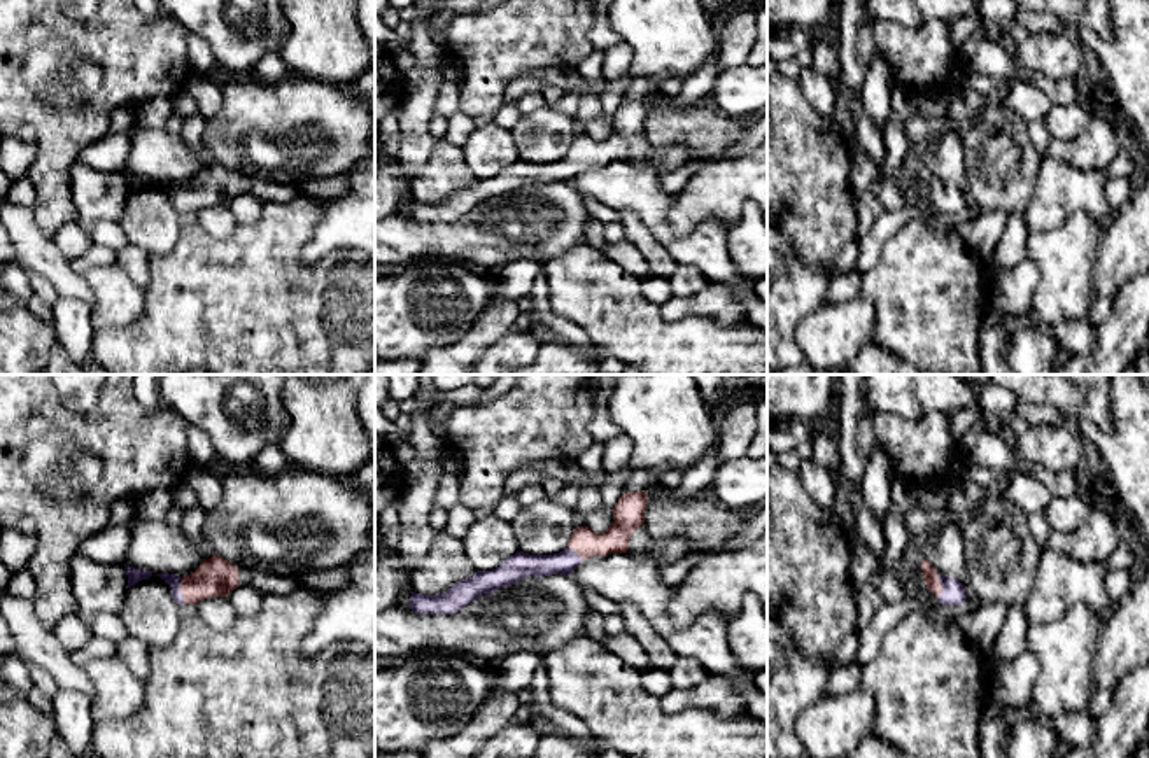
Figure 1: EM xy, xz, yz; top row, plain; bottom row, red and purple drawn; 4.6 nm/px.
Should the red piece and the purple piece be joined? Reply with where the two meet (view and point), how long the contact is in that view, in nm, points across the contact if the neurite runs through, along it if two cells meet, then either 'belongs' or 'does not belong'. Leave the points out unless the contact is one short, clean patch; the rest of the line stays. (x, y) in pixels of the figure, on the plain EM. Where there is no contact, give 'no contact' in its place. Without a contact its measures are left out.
contact xy (181, 198); length 120 nm; way xy (216, 184), (190, 198), (181, 198), (172, 188); belongs

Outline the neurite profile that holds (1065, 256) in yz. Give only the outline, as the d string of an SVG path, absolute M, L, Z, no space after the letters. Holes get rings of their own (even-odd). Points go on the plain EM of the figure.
M1075 210L1058 228L1030 231L1026 257L1039 270L1032 310L1039 322L1086 322L1095 301L1093 273L1105 228Z

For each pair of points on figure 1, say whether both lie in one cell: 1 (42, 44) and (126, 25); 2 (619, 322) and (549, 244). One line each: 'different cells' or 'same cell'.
1: same cell
2: different cells

